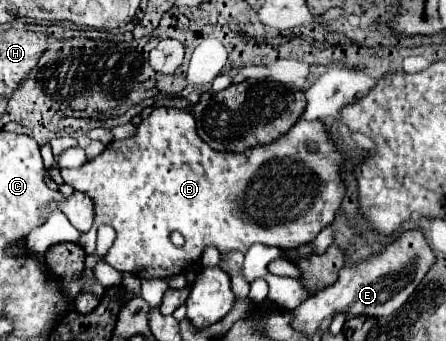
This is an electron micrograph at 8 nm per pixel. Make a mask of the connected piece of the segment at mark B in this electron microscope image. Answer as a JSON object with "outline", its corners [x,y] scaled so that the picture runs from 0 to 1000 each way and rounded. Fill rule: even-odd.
{"outline":[[[348,317],[325,352],[316,352],[316,364],[307,370],[307,387],[294,405],[285,405],[276,416],[258,416],[258,422],[249,422],[249,434],[240,422],[235,440],[217,463],[191,475],[173,499],[137,499],[137,516],[141,516],[146,540],[159,540],[168,557],[191,563],[195,575],[204,575],[204,587],[213,598],[213,651],[209,651],[209,669],[195,686],[182,686],[182,698],[177,698],[177,716],[191,727],[195,745],[204,745],[213,733],[217,669],[226,657],[244,657],[244,663],[258,669],[262,698],[258,698],[253,721],[244,727],[240,751],[231,757],[231,768],[249,774],[267,798],[289,798],[289,804],[298,804],[307,815],[330,815],[330,821],[339,821],[339,815],[365,815],[365,821],[374,821],[374,815],[383,815],[392,804],[406,804],[428,774],[446,768],[446,757],[455,751],[455,739],[460,739],[464,721],[482,721],[496,745],[513,745],[513,739],[545,739],[549,745],[554,727],[563,716],[576,716],[576,710],[581,716],[599,716],[599,721],[621,721],[630,733],[657,733],[657,727],[670,727],[670,721],[697,710],[729,663],[738,663],[751,645],[751,622],[760,616],[760,598],[769,587],[774,551],[769,551],[765,522],[760,522],[765,475],[769,475],[769,463],[760,457],[760,446],[742,422],[733,387],[729,387],[729,370],[720,358],[711,358],[711,352],[706,358],[688,358],[688,352],[670,346],[661,358],[661,370],[643,393],[635,393],[630,405],[621,405],[608,422],[585,422],[585,428],[558,434],[558,440],[549,440],[540,452],[496,452],[491,440],[478,440],[464,416],[455,416],[442,399],[442,387],[437,387],[437,352],[433,352],[433,340],[419,323],[406,323],[406,317]],[[383,680],[406,680],[410,698],[415,698],[415,716],[410,721],[392,721],[383,710],[383,698],[379,698]]]}

